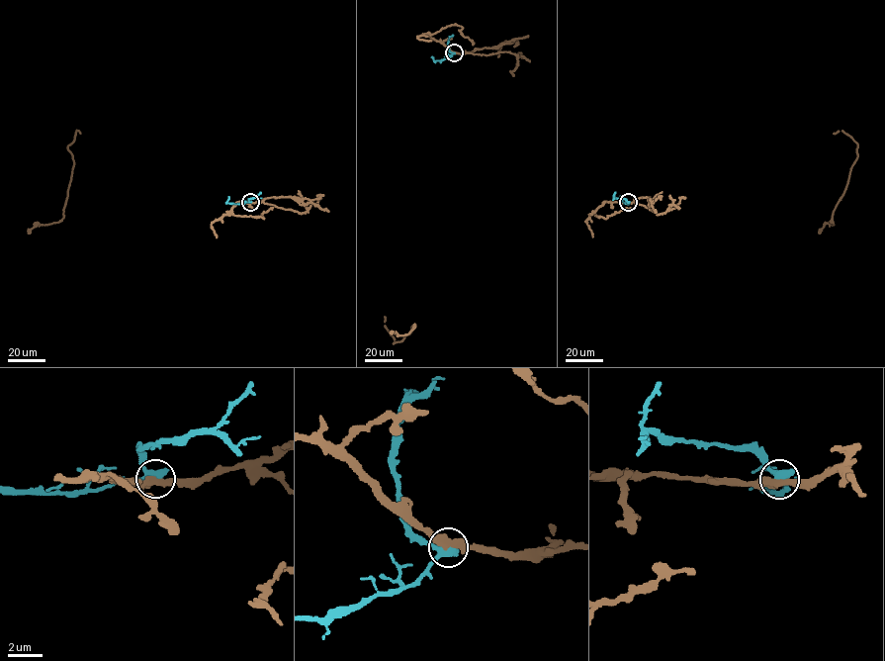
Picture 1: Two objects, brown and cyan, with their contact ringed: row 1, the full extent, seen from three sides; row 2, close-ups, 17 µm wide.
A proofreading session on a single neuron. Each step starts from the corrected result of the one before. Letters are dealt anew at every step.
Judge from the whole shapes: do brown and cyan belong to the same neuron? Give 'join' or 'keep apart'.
keep apart

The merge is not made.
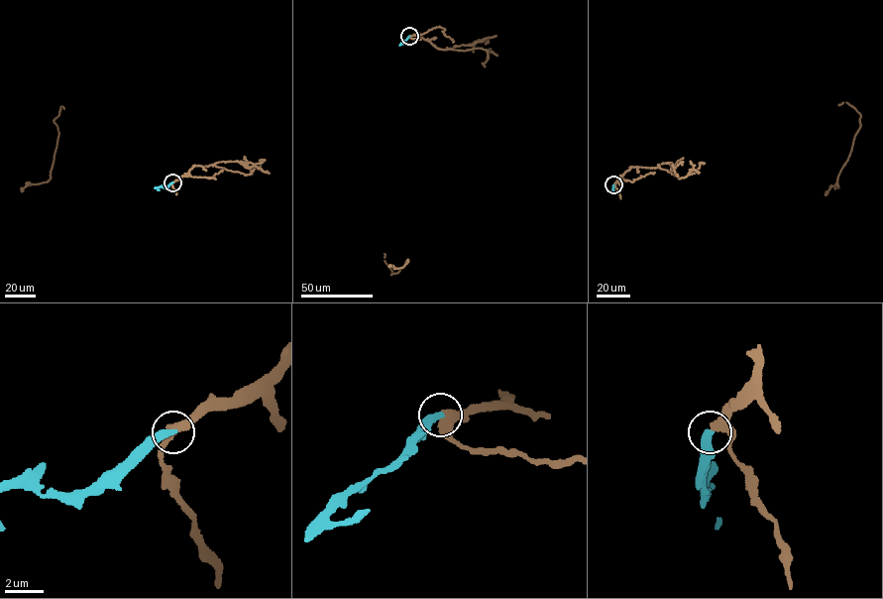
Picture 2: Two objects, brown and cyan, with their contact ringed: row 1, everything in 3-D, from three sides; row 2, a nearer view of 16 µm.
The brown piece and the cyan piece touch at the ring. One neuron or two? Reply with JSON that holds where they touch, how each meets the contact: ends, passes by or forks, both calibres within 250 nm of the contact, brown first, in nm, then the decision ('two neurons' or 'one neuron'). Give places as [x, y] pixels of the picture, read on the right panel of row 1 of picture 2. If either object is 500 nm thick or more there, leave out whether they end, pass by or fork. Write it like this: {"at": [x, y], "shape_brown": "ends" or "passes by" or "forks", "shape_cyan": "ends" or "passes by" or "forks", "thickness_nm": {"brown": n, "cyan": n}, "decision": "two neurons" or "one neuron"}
{"at": [613, 184], "shape_brown": "passes by", "shape_cyan": "ends", "thickness_nm": {"brown": 400, "cyan": 380}, "decision": "one neuron"}

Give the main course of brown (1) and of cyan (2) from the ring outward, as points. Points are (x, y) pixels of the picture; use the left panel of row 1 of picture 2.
1: (172, 182), (187, 175), (194, 166), (203, 166), (51, 177), (58, 133), (54, 121), (61, 106)
2: (172, 182), (158, 186), (160, 189)

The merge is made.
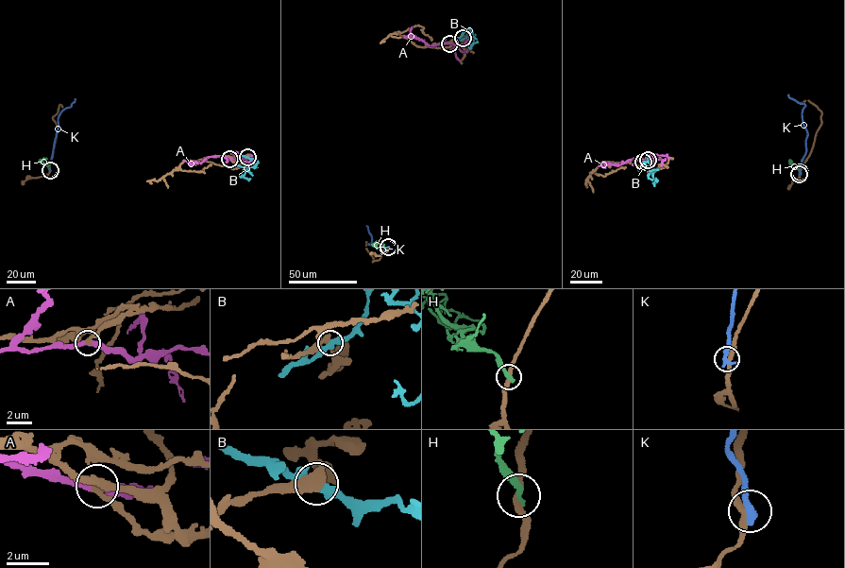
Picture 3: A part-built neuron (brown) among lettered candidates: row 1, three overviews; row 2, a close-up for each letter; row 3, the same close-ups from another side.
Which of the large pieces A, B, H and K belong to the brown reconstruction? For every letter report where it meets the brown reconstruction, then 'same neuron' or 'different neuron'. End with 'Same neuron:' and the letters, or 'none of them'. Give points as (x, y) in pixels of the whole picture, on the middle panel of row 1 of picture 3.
A: (449, 43) | different neuron
B: (463, 38) | same neuron
H: (387, 248) | different neuron
K: (388, 247) | different neuron
Same neuron: B

